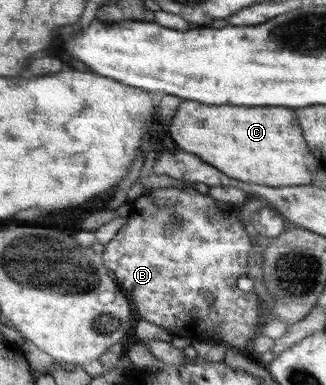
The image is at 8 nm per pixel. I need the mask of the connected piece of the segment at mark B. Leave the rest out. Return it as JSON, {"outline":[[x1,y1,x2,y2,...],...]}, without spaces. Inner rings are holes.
{"outline":[[192,186,150,189,132,202,128,221,105,245,101,257,106,258,106,268,117,276,115,280,120,284,122,292,129,297,139,319,165,328,174,337,189,338,192,342,208,340,202,336,204,332,212,328,222,328,216,329,216,334,224,334,224,344,238,350,250,348,250,343,253,343,263,325,265,308,254,290,242,292,236,286,236,280,248,274,248,257,254,249,250,229,242,227,238,219,246,202,248,199,244,204,220,202,196,191],[171,214,177,218,177,222,181,222,177,229,171,229,167,225]]}

